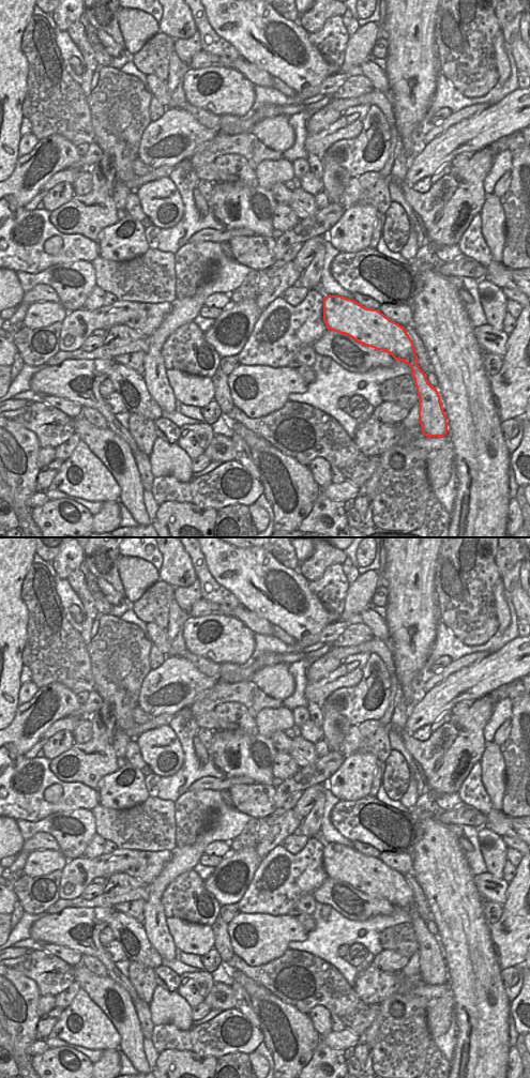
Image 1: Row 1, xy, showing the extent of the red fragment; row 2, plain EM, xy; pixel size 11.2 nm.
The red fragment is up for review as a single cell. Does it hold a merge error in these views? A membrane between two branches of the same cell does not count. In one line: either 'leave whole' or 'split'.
leave whole

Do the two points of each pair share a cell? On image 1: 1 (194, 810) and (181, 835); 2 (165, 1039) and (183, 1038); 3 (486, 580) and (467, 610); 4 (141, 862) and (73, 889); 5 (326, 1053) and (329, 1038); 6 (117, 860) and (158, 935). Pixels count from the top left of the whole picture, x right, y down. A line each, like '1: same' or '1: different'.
1: same
2: same
3: same
4: same
5: different
6: different

